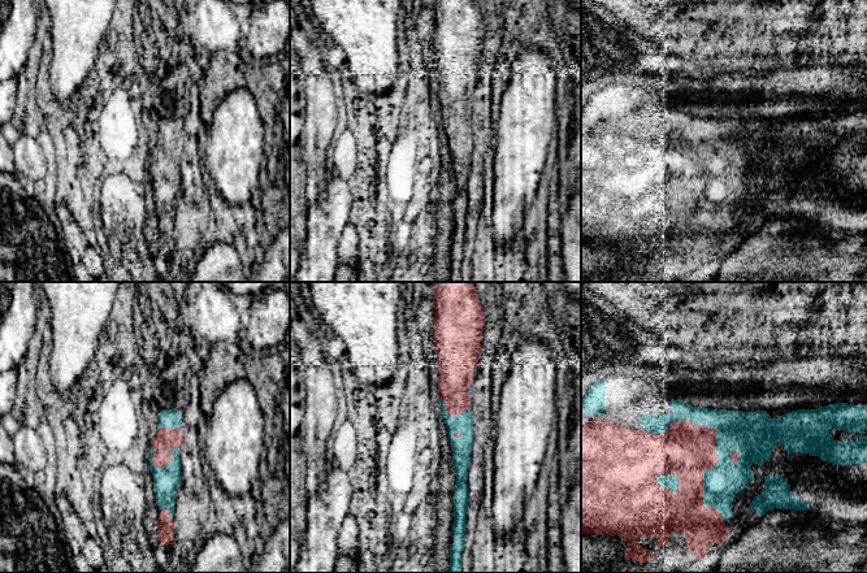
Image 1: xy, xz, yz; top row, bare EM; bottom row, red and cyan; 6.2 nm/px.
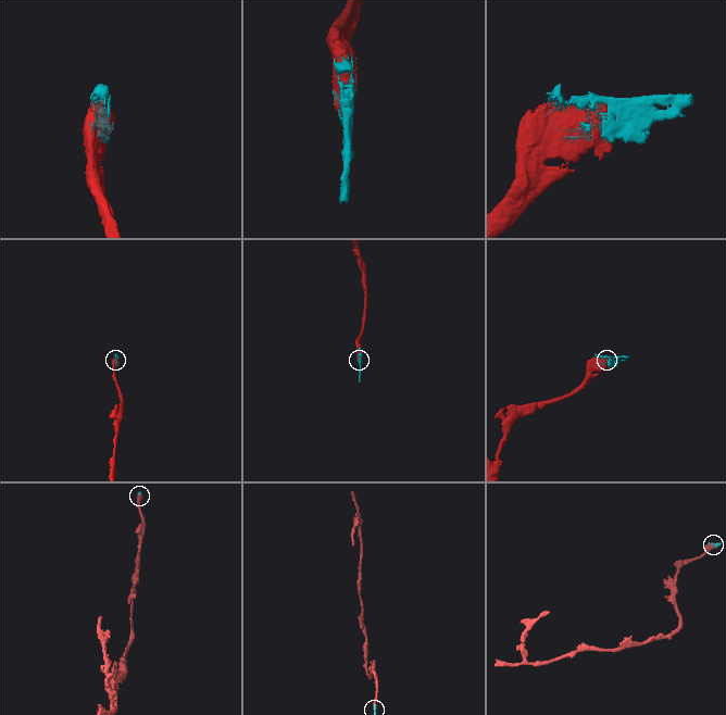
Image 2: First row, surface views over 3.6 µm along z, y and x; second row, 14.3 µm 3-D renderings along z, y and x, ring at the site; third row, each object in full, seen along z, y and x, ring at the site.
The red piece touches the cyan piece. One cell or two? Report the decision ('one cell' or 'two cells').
one cell

